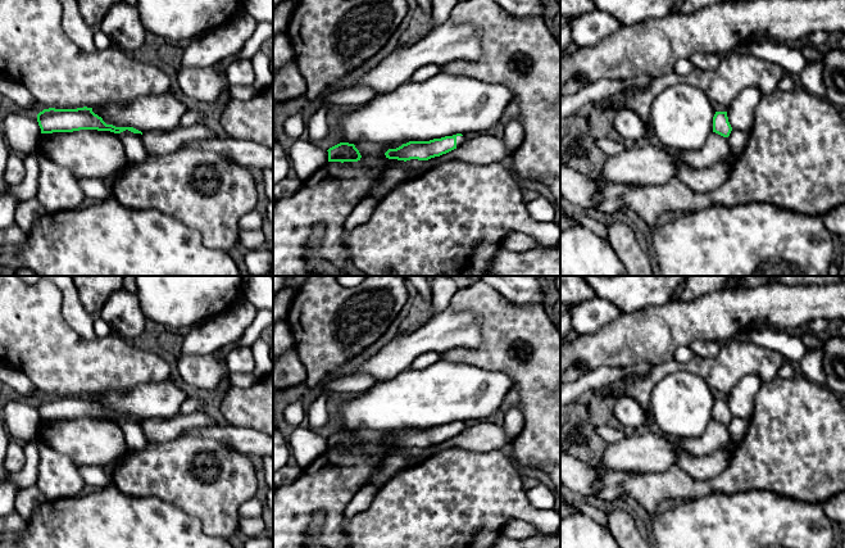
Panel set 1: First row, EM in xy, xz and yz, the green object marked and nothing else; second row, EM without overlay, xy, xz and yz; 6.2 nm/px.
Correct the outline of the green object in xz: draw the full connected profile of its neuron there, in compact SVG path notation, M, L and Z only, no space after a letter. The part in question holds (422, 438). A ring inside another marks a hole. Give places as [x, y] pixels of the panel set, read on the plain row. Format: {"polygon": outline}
{"polygon": "M462 421L433 426L430 429L409 429L396 436L389 436L385 443L389 447L397 448L428 448L435 444L446 441L454 436L459 436L467 431L469 426Z"}

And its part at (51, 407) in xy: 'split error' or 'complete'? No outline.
complete

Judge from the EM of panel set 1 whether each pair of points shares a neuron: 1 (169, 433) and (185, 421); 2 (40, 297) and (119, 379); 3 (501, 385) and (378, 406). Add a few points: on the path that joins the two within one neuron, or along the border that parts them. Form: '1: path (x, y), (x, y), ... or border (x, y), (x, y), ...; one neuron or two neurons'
1: path (173, 429), (181, 422); one neuron
2: path (48, 321), (91, 365), (95, 365); one neuron
3: path (471, 406), (409, 406); one neuron

